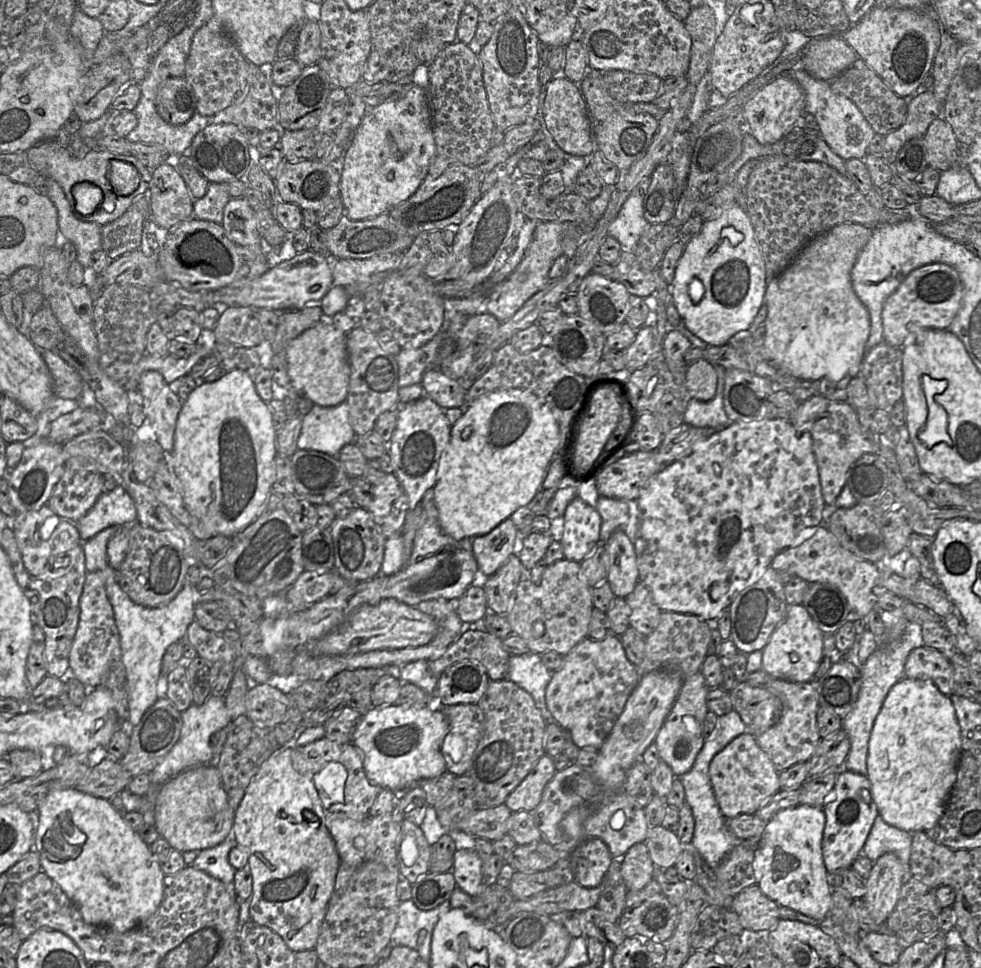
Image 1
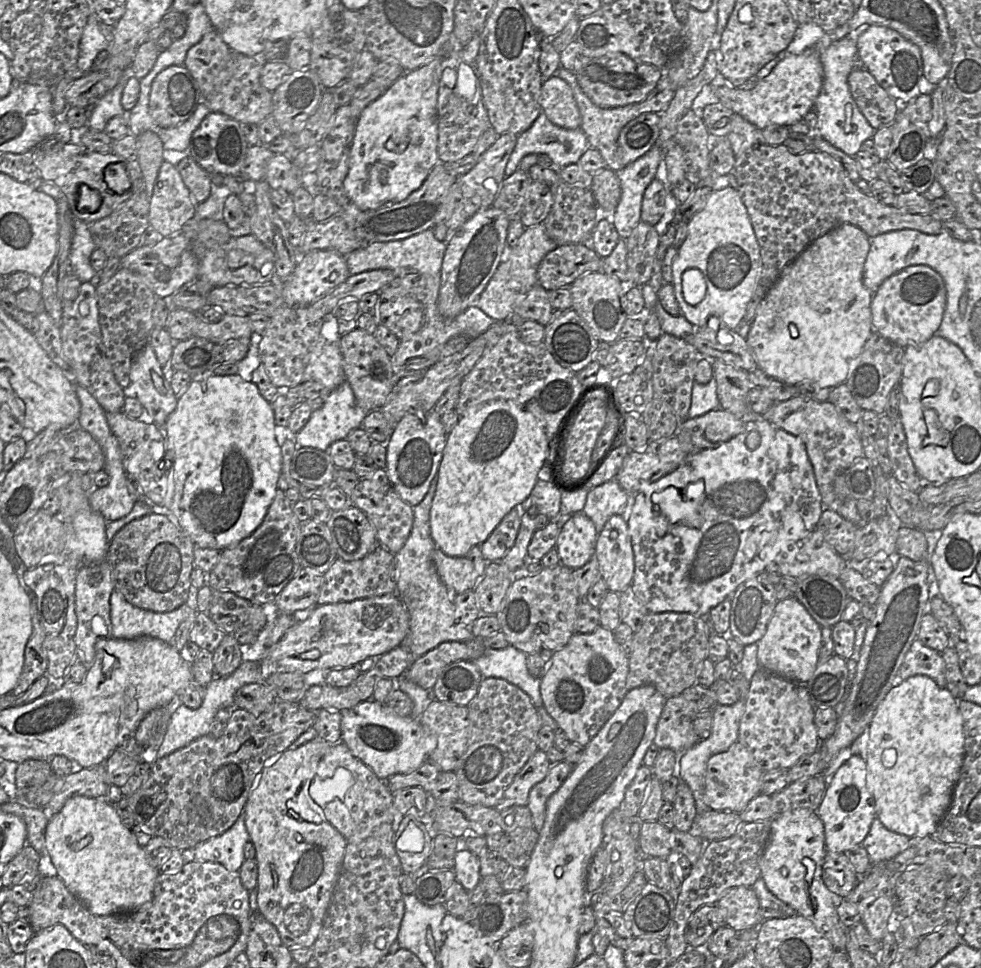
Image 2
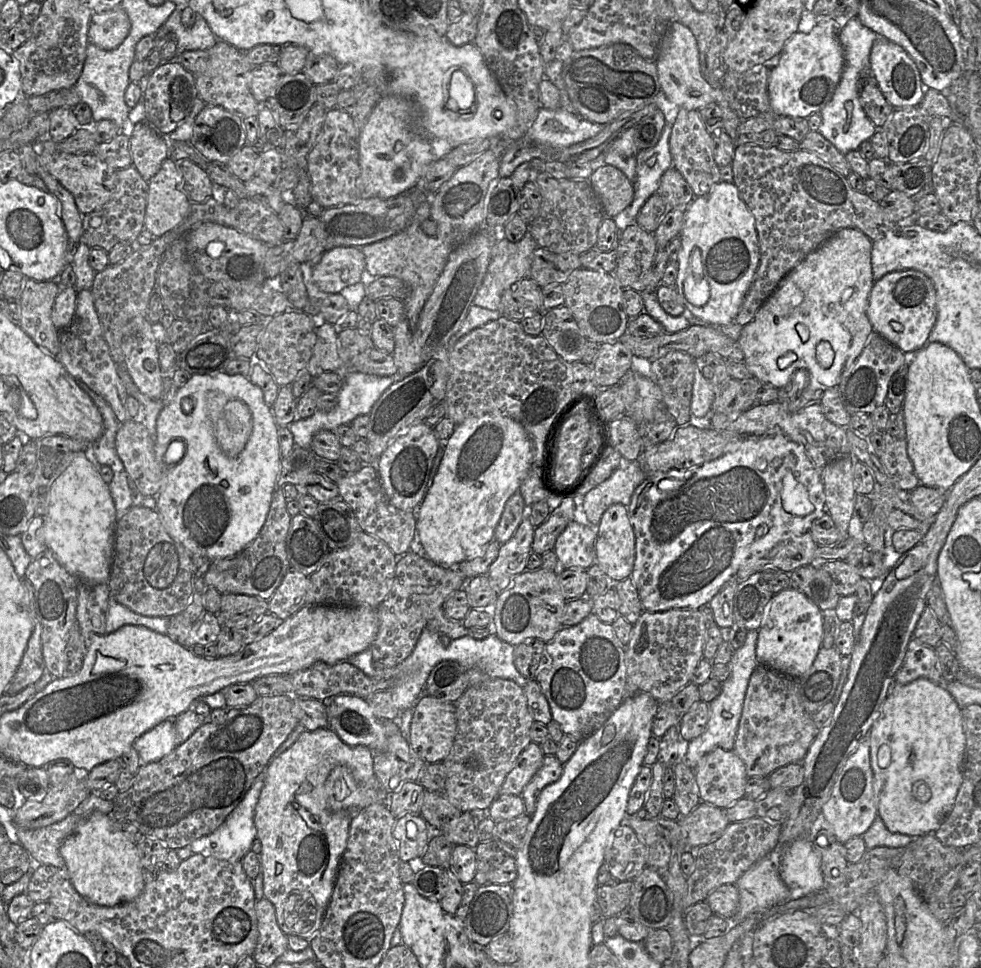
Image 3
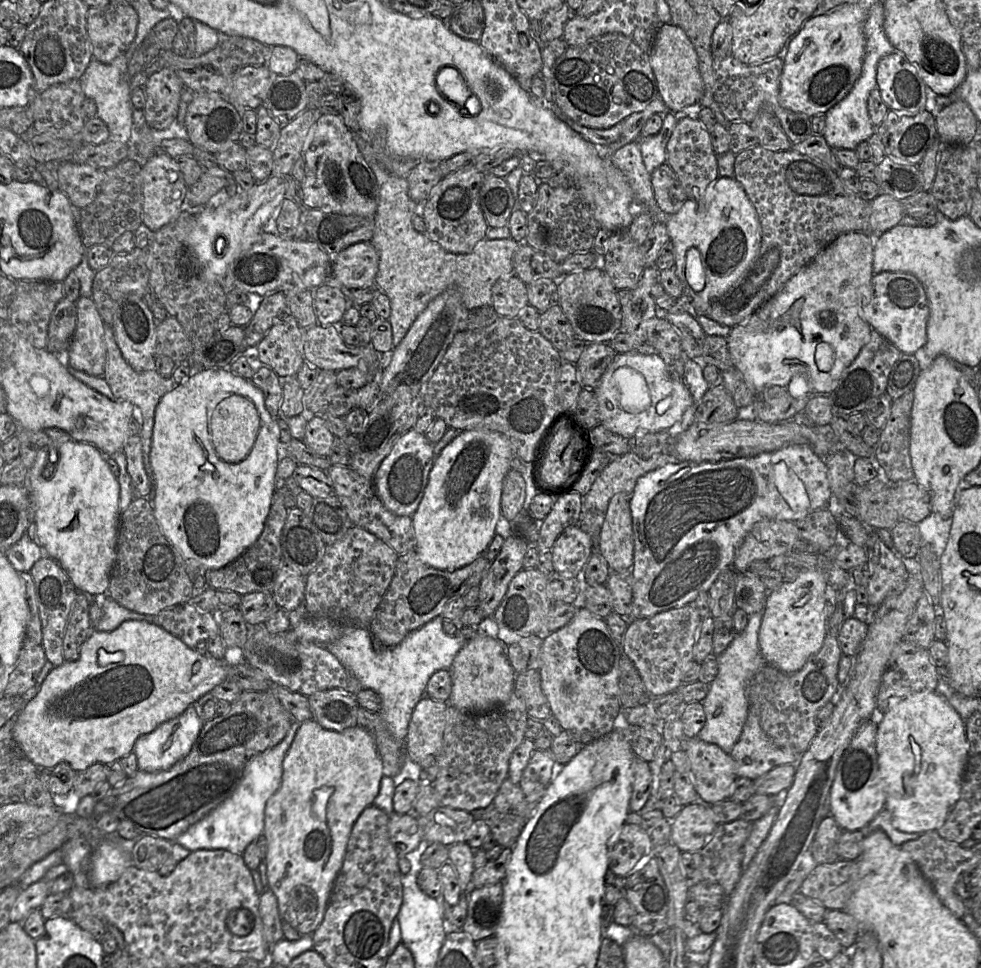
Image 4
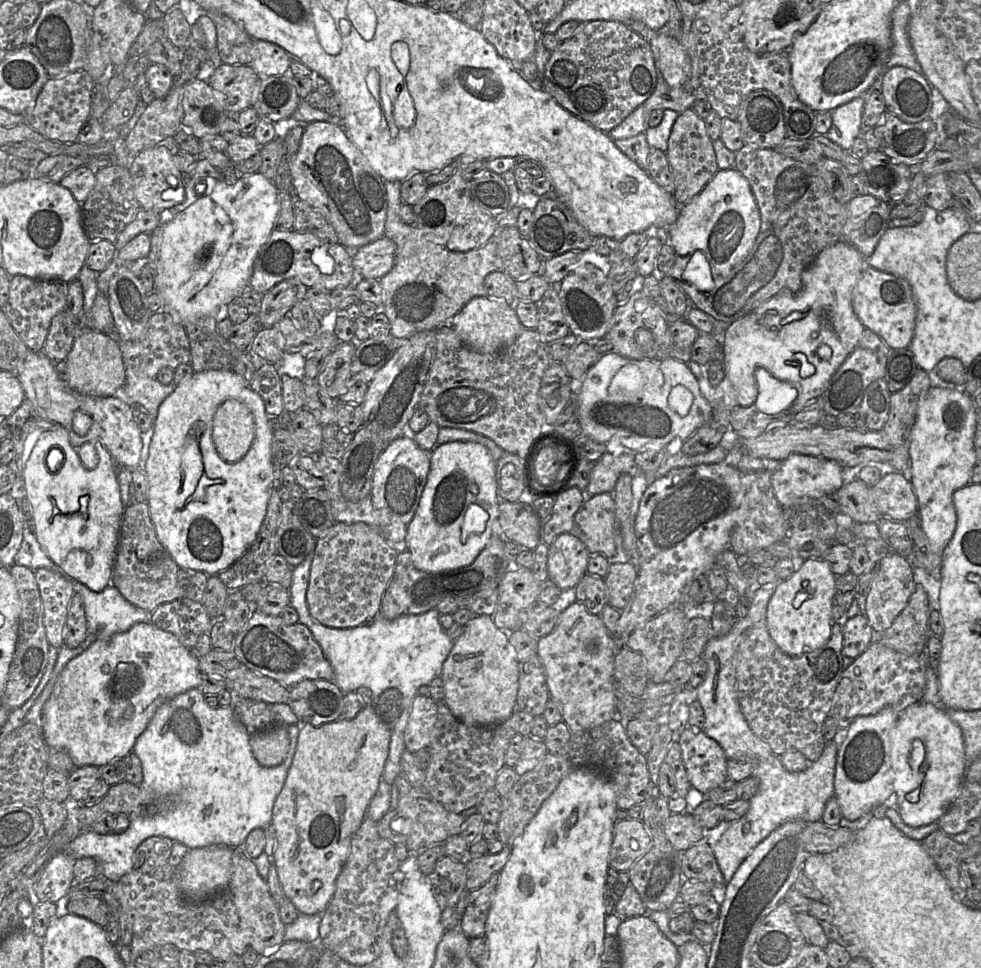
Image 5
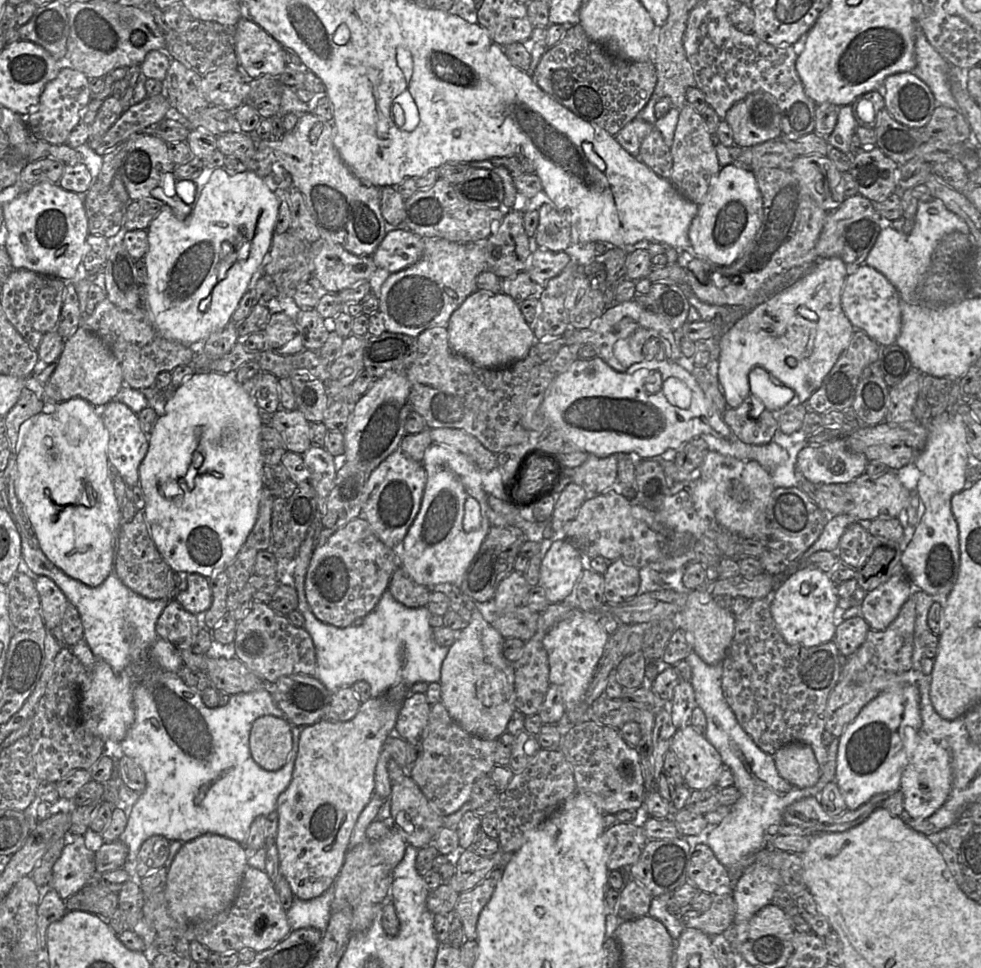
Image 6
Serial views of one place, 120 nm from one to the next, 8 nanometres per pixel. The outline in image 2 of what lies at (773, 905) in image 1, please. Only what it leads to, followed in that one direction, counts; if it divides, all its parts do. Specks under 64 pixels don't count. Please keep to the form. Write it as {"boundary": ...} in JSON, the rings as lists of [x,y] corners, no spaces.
{"boundary":[[[733,887],[717,902],[725,912],[726,925],[736,932],[758,928],[762,920],[759,900],[752,887]]]}

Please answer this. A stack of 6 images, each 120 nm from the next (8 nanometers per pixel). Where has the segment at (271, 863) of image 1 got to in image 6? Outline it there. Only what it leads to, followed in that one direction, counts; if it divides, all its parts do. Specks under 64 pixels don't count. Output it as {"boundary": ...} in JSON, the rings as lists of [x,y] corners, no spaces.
{"boundary":[[[384,695],[375,698],[370,697],[367,701],[360,704],[356,715],[348,721],[336,722],[320,719],[319,721],[309,726],[298,726],[301,727],[301,733],[299,737],[298,750],[293,767],[292,778],[288,787],[279,794],[276,802],[278,826],[275,841],[279,855],[280,873],[288,881],[290,888],[296,898],[301,900],[310,900],[316,898],[322,895],[333,885],[344,863],[344,858],[348,851],[350,835],[356,820],[374,793],[374,773],[376,763],[387,736],[395,726],[401,705],[402,703],[390,702],[385,698]]]}

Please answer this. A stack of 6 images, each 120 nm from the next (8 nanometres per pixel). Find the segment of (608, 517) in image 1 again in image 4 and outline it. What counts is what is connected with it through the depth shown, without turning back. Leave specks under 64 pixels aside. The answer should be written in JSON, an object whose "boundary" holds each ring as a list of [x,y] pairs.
{"boundary":[[[633,451],[613,457],[583,497],[586,512],[605,514],[610,499],[617,493],[631,497],[638,479],[668,463],[680,463],[669,451],[643,459]]]}

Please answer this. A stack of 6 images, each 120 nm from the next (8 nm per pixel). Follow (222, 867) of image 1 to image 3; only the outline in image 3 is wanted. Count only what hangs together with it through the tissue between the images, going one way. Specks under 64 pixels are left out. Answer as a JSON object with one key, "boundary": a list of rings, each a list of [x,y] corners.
{"boundary":[[[265,769],[256,777],[243,799],[216,830],[194,840],[188,845],[192,853],[213,856],[220,860],[241,861],[243,856],[250,850],[251,843],[256,837],[254,811],[264,785],[264,779]]]}

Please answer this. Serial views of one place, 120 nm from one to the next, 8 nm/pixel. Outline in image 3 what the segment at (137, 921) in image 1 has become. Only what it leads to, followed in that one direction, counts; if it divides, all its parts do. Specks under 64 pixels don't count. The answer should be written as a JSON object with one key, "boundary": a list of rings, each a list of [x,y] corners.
{"boundary":[[[96,811],[83,817],[74,832],[60,847],[69,878],[76,891],[88,901],[101,906],[116,906],[136,899],[144,889],[143,868],[141,867],[136,844],[131,842],[122,828],[117,828],[107,814]]]}

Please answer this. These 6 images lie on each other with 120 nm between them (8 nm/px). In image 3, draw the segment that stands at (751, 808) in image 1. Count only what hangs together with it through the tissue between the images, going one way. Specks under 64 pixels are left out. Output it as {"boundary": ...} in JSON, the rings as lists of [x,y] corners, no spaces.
{"boundary":[[[715,748],[694,768],[701,802],[725,809],[744,797],[748,779],[743,761],[734,750]]]}

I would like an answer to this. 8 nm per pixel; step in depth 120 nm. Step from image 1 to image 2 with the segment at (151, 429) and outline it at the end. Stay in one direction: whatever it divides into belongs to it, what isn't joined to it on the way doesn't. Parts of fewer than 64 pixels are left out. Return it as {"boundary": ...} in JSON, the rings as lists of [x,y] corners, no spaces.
{"boundary":[[[147,343],[134,357],[130,369],[130,384],[143,409],[160,428],[176,409],[178,398],[164,378],[153,348]]]}

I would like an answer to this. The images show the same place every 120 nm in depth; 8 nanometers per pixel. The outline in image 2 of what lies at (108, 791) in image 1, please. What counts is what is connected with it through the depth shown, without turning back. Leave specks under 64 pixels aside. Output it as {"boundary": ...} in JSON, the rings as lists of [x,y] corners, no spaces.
{"boundary":[[[104,764],[90,768],[75,768],[69,774],[58,777],[53,796],[43,811],[52,817],[58,813],[65,802],[73,796],[99,798],[107,795],[108,784]]]}

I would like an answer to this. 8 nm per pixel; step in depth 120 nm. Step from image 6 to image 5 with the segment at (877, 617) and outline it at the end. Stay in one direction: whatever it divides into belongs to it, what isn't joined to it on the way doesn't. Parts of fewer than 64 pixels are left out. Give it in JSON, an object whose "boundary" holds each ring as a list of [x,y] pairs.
{"boundary":[[[892,551],[879,560],[876,567],[873,568],[873,578],[866,597],[866,618],[876,635],[892,626],[895,619],[906,607],[914,587],[914,567],[909,558],[902,557]]]}

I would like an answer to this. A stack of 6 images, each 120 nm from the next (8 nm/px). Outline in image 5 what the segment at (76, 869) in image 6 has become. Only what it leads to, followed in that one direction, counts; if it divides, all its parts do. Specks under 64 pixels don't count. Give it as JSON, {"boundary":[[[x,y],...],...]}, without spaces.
{"boundary":[[[64,851],[51,858],[35,885],[35,893],[40,901],[56,902],[68,893],[76,860]]]}

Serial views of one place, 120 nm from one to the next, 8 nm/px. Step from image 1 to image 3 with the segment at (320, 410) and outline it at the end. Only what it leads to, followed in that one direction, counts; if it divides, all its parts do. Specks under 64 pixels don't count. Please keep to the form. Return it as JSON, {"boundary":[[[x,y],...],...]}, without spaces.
{"boundary":[[[350,372],[345,375],[345,383],[337,393],[338,404],[334,410],[324,413],[317,410],[313,416],[293,421],[288,428],[290,429],[296,447],[311,448],[312,439],[321,430],[334,431],[337,427],[344,424],[351,424],[359,415],[369,415],[374,404],[382,394],[394,383],[391,376],[376,376],[361,372]]]}

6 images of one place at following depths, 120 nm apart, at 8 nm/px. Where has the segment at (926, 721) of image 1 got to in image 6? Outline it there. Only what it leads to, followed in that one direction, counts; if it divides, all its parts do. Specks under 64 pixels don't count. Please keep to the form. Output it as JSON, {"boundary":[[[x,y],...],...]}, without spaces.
{"boundary":[[[906,727],[902,731],[906,765],[902,771],[899,790],[903,794],[903,808],[913,819],[925,819],[934,814],[946,801],[952,784],[951,756],[945,742],[937,742],[922,730]]]}

